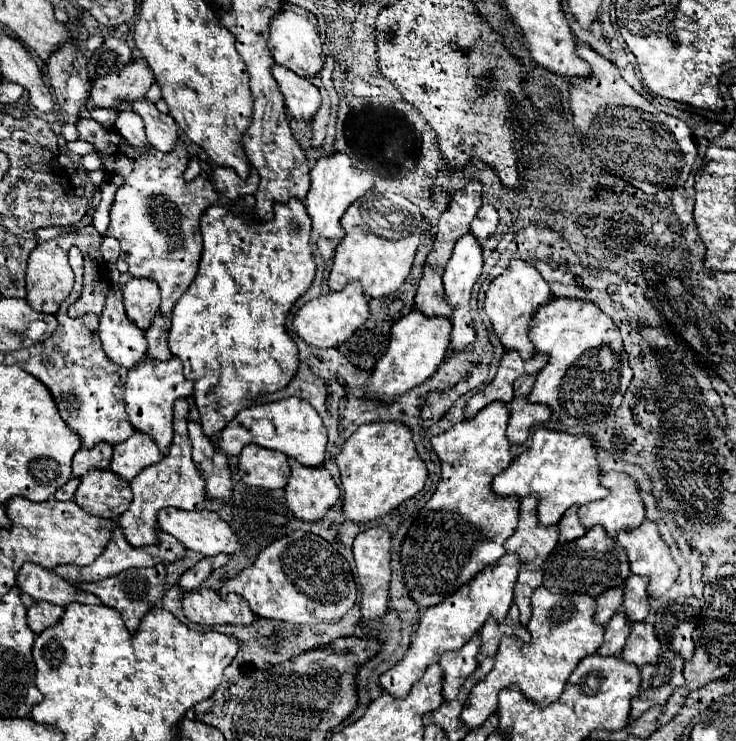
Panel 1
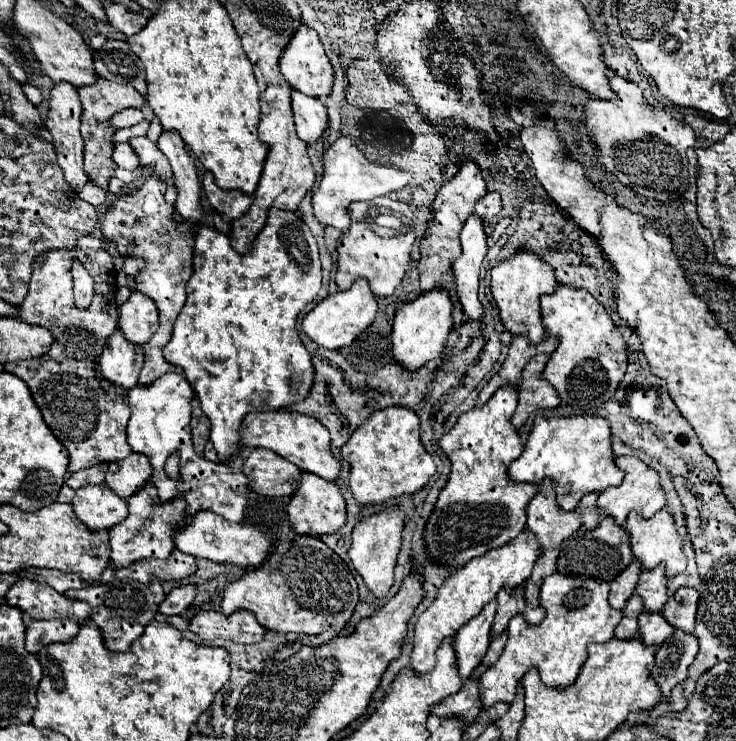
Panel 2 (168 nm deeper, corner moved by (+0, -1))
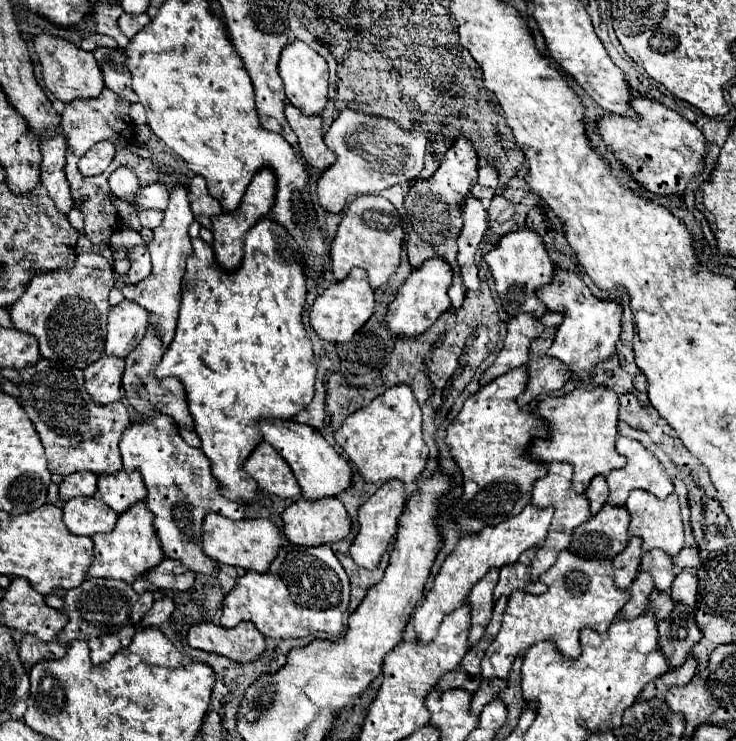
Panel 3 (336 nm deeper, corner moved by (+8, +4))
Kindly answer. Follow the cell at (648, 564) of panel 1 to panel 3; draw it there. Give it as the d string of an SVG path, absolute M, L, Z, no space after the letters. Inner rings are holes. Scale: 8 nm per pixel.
M636 489L630 493L628 501L626 501L626 509L632 515L630 521L630 537L640 537L642 539L642 549L664 549L668 551L668 555L676 557L680 553L680 549L684 547L684 527L682 527L682 515L680 515L680 507L678 507L678 495L670 493L664 501L652 497L652 493Z

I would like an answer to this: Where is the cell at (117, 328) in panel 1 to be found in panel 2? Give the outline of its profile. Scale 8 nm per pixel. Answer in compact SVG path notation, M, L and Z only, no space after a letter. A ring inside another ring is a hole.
M116 328L116 332L106 340L100 370L104 378L120 384L124 388L132 388L138 384L138 374L144 366L144 350L140 344L134 344L124 338L124 334Z

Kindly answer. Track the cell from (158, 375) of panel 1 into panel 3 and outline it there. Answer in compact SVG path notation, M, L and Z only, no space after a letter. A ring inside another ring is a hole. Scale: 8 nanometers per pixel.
M156 413L156 417L142 417L136 425L130 425L120 441L120 451L124 471L142 473L148 489L146 507L154 513L154 527L164 555L180 561L182 567L194 575L214 575L220 569L220 563L210 559L200 547L204 517L214 511L230 519L244 519L244 505L220 495L220 487L210 473L208 457L178 435L172 417L160 417L160 413Z

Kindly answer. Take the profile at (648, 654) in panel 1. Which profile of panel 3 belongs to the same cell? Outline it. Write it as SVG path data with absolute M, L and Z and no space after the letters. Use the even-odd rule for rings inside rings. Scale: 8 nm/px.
M658 589L652 591L652 597L650 597L650 611L654 611L658 619L670 617L670 613L672 613L674 607L676 607L676 601L670 597L668 591L658 591Z

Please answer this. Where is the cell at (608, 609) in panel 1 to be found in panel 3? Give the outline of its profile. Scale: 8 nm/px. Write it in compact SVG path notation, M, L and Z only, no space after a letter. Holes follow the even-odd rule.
M632 537L628 547L614 557L614 573L616 573L616 585L620 589L628 589L630 583L638 575L642 559L642 541L638 537Z

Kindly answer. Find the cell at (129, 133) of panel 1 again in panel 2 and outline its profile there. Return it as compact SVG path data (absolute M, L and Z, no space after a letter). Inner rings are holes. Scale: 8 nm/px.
M136 136L132 140L128 140L128 144L134 148L134 152L140 158L140 164L144 168L154 168L162 178L172 176L170 170L170 162L168 158L158 150L158 146L154 142L150 142L146 136Z

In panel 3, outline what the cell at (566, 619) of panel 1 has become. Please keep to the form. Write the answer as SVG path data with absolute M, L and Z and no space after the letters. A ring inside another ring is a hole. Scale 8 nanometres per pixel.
M568 549L558 555L556 565L548 569L540 581L548 585L548 591L542 595L530 595L522 589L512 591L508 607L504 611L502 627L496 639L486 649L482 659L482 677L484 679L508 679L508 671L520 651L528 651L538 641L554 641L558 651L566 659L576 659L578 655L578 635L582 627L592 627L604 633L614 621L616 613L626 605L630 593L618 589L614 583L614 569L610 559L582 559Z

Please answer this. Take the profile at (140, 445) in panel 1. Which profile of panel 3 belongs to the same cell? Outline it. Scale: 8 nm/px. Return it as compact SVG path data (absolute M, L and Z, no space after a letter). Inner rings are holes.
M114 473L114 477L98 479L98 497L112 509L116 515L126 513L138 501L144 501L144 483L140 473Z

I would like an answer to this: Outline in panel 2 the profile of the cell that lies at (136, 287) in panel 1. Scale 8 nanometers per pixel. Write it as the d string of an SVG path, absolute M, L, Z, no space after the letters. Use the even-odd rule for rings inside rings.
M134 290L130 298L120 306L118 328L122 334L136 344L148 342L148 338L158 328L158 308L152 298Z

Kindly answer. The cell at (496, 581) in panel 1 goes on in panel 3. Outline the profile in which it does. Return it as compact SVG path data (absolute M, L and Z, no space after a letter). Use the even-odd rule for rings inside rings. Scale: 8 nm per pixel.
M528 503L522 509L522 513L514 515L510 521L502 521L500 525L494 525L494 527L484 527L480 533L462 535L458 545L454 547L454 551L442 563L442 567L434 579L434 587L428 591L426 599L414 613L416 641L420 645L426 645L428 641L432 641L438 633L442 619L462 605L462 601L470 595L470 589L488 573L490 567L502 567L502 565L514 563L520 557L520 553L524 553L526 549L530 549L534 545L540 547L548 533L552 515L554 515L554 507L538 509L536 505Z

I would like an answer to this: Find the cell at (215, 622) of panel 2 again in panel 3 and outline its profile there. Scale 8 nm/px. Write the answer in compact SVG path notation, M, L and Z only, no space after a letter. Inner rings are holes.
M202 621L188 631L188 645L194 649L218 653L238 663L252 663L264 653L264 635L252 623L240 623L234 629Z

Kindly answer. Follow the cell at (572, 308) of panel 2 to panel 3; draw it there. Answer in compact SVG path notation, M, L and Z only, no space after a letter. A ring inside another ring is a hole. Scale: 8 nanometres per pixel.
M560 267L554 271L552 281L538 289L538 297L548 309L564 313L564 321L556 331L548 355L564 361L574 375L590 377L590 369L596 363L606 361L614 353L616 341L620 337L620 317L622 317L620 301L594 297L592 291L586 287L586 283L582 283L582 279L576 273Z

